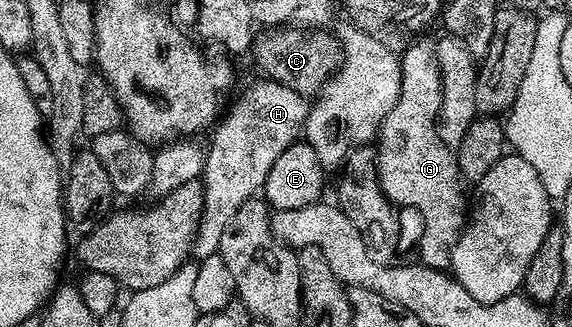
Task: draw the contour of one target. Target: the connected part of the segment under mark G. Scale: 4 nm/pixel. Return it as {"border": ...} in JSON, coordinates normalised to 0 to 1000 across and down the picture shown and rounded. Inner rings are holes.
{"border":[[[724,122],[708,144],[699,168],[701,183],[701,266],[698,269],[698,306],[684,343],[666,373],[666,394],[656,425],[659,465],[659,535],[666,584],[673,602],[687,621],[689,633],[717,630],[736,651],[743,676],[743,706],[736,716],[736,789],[734,798],[760,826],[783,829],[785,798],[792,780],[795,746],[802,722],[813,703],[816,676],[816,618],[813,630],[815,560],[802,526],[802,502],[794,450],[774,440],[764,413],[764,358],[771,327],[771,223],[767,220],[767,183],[764,147],[755,125]]]}

